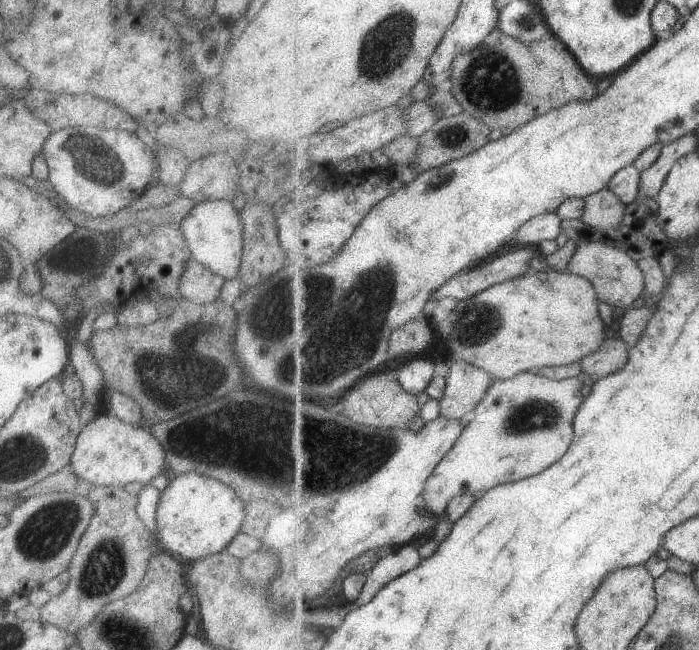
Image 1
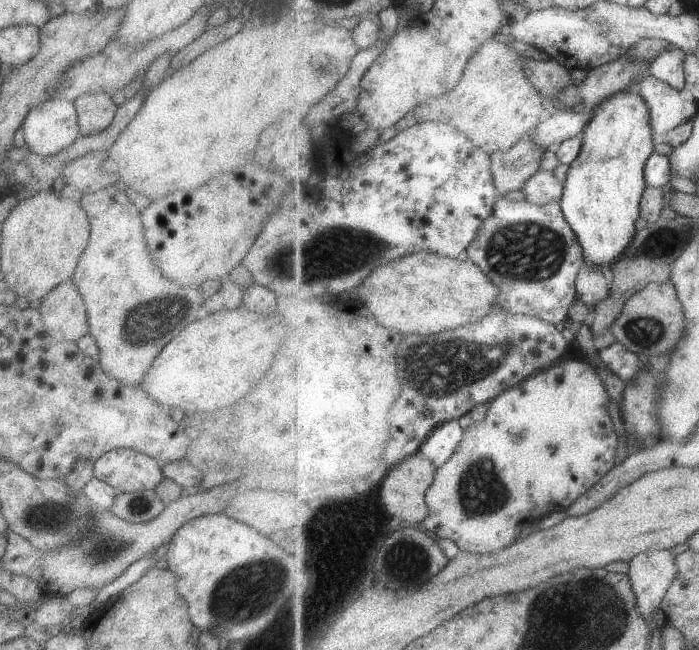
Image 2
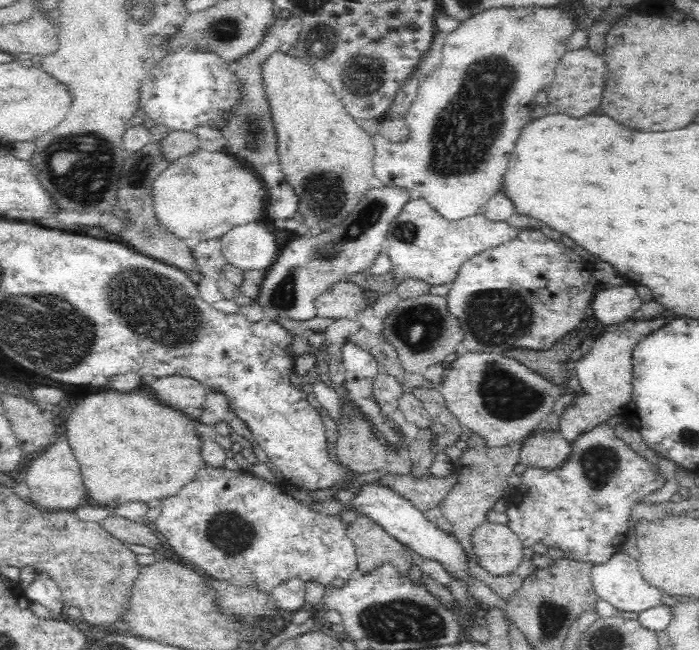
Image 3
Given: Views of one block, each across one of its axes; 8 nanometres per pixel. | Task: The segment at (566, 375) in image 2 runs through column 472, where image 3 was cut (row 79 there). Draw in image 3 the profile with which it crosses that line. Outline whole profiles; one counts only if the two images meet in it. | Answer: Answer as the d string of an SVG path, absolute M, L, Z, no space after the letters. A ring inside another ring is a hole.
M527 4L498 5L498 8L484 10L476 14L476 16L468 18L468 20L462 21L462 24L456 30L447 35L442 52L442 62L438 64L438 68L434 70L435 72L431 73L428 79L419 87L412 106L404 114L404 120L406 120L408 127L410 127L408 142L405 142L403 138L395 140L383 138L379 135L374 137L373 146L376 152L373 170L376 178L383 185L396 185L406 189L409 199L426 199L434 209L438 209L438 212L442 213L442 216L448 220L457 221L467 216L472 216L474 213L483 212L483 206L501 190L511 153L515 150L515 144L518 138L520 138L522 128L530 122L530 120L522 120L522 116L524 118L528 116L525 113L528 110L528 104L533 104L533 98L536 96L536 93L546 90L554 81L556 64L559 58L567 51L566 44L576 30L575 20L575 12L570 9L539 7L538 4Z

